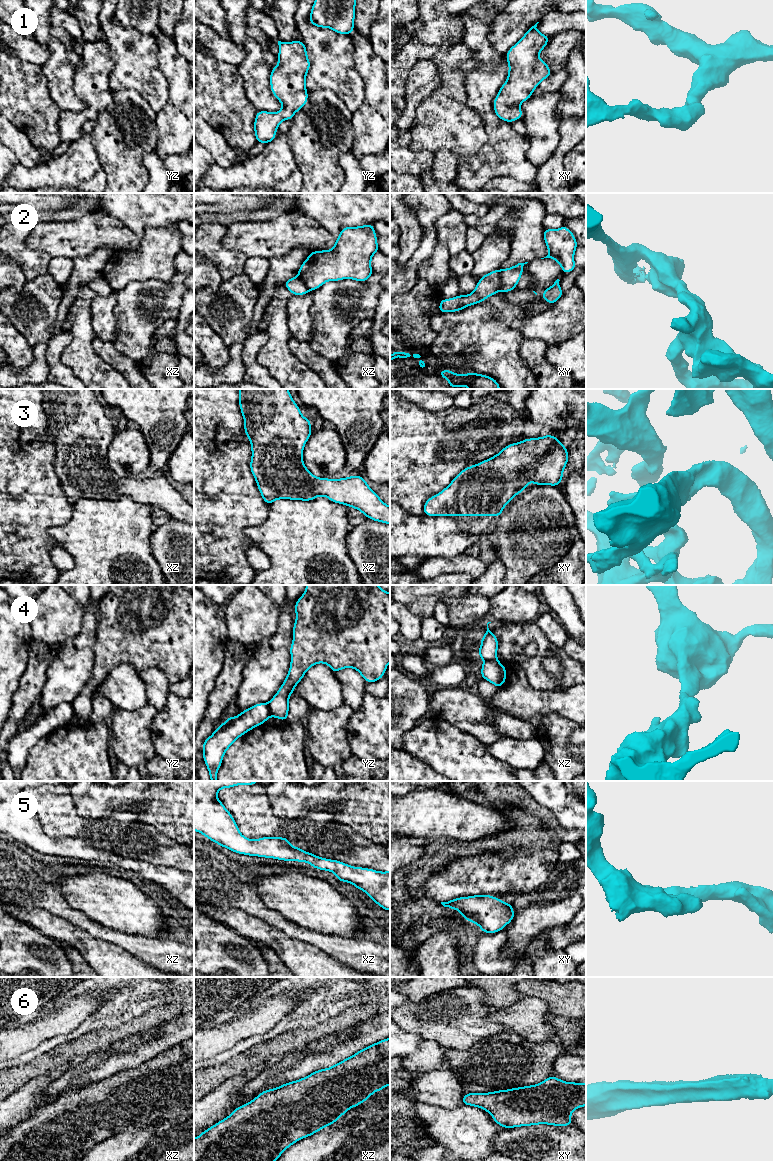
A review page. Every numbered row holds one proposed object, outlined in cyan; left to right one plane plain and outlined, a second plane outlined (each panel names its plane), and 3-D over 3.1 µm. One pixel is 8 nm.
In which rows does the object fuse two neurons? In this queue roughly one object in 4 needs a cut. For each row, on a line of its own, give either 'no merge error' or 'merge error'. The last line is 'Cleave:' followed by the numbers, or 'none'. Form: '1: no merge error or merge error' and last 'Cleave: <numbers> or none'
1: no merge error
2: merge error
3: no merge error
4: merge error
5: no merge error
6: no merge error
Cleave: 2, 4

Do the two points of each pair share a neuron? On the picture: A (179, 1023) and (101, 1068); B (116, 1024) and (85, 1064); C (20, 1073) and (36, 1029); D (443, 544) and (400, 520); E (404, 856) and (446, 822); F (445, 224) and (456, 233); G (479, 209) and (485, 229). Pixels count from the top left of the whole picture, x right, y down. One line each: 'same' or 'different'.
A: same
B: different
C: different
D: same
E: different
F: same
G: different

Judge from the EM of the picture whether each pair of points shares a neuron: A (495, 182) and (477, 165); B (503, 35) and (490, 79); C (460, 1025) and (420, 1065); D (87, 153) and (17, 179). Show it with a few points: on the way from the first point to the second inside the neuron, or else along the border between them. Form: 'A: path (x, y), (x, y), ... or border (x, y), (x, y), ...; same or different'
A: border (514, 178), (493, 176), (486, 182); different
B: border (490, 30), (488, 41), (501, 55), (505, 55); different
C: border (424, 1039), (434, 1041), (445, 1048); different
D: path (70, 169), (34, 178); same

